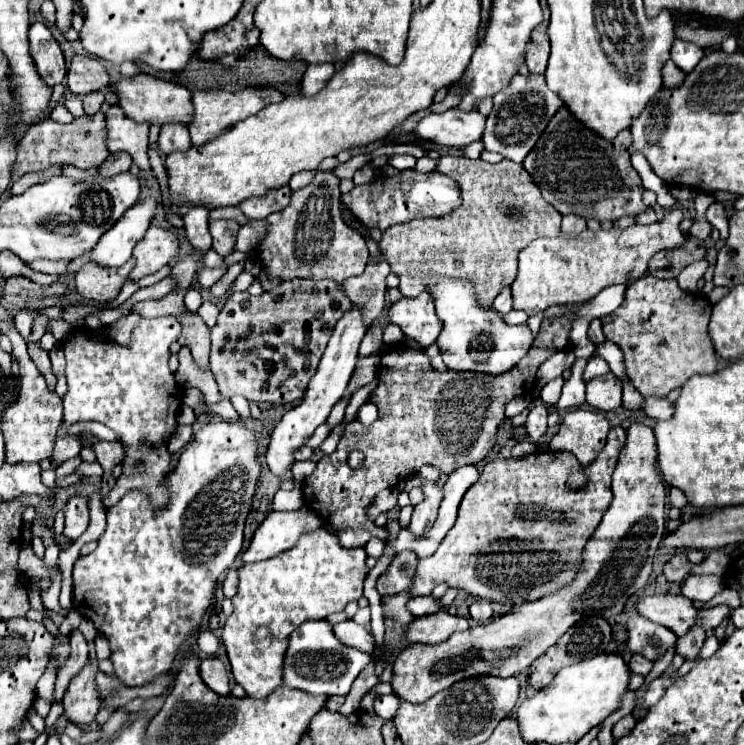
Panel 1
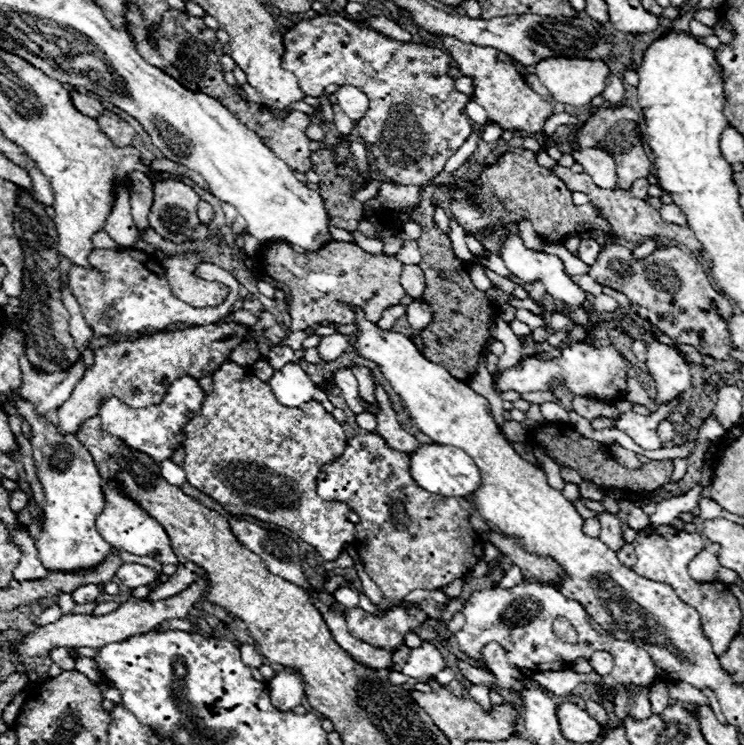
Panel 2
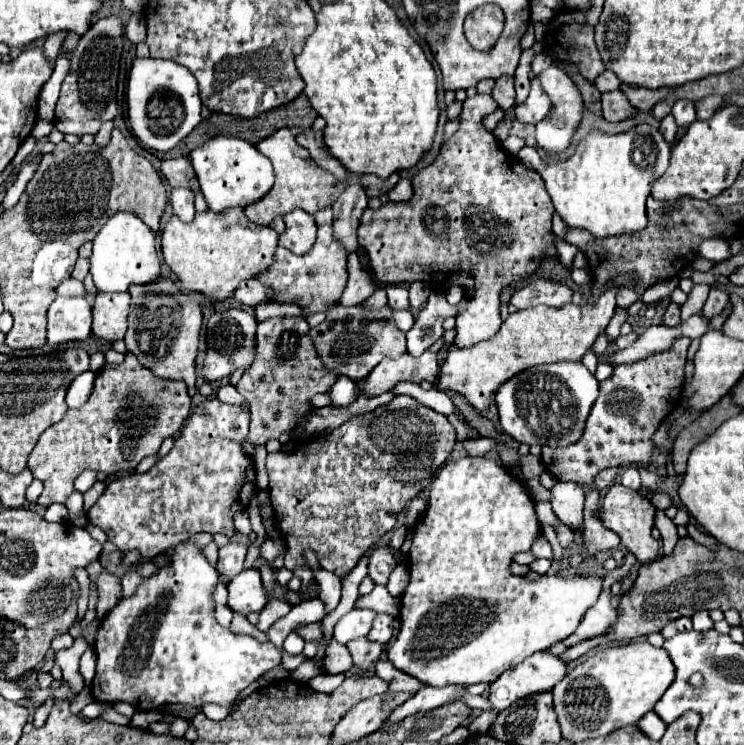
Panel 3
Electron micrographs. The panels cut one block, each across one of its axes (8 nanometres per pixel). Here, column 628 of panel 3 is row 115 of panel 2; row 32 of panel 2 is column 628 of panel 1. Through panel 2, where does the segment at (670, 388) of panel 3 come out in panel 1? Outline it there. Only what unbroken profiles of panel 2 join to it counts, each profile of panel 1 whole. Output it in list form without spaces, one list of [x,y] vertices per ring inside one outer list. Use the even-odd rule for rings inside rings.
[[[650,274],[626,286],[624,302],[608,316],[602,316],[606,340],[620,346],[626,378],[644,396],[668,396],[692,374],[716,370],[716,352],[708,338],[710,304],[696,294],[680,290],[676,280],[658,280]]]

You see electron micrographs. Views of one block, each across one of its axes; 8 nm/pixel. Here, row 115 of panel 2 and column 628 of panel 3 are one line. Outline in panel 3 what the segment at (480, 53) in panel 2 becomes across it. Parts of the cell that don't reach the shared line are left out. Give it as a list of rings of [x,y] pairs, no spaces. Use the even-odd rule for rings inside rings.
[[[614,482],[608,490],[606,490],[606,496],[602,500],[602,508],[598,512],[598,518],[602,520],[602,524],[606,528],[610,528],[612,532],[616,532],[620,536],[620,544],[632,552],[638,562],[646,564],[646,562],[652,562],[658,558],[658,540],[652,538],[652,528],[654,528],[654,516],[656,516],[656,508],[652,506],[652,502],[640,492],[640,490],[634,490],[634,488],[626,488],[618,482]]]

